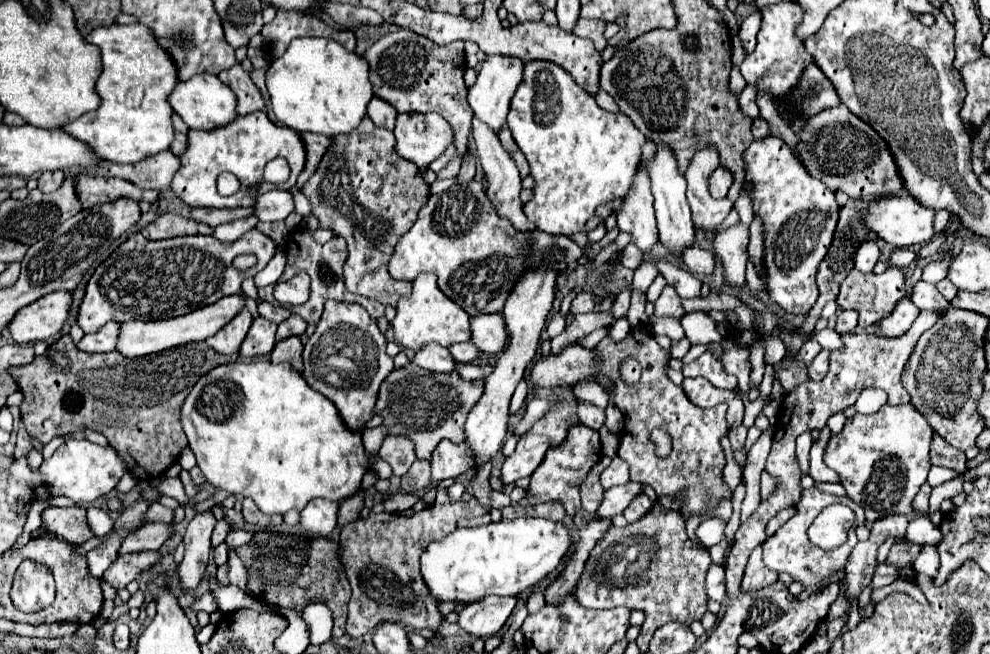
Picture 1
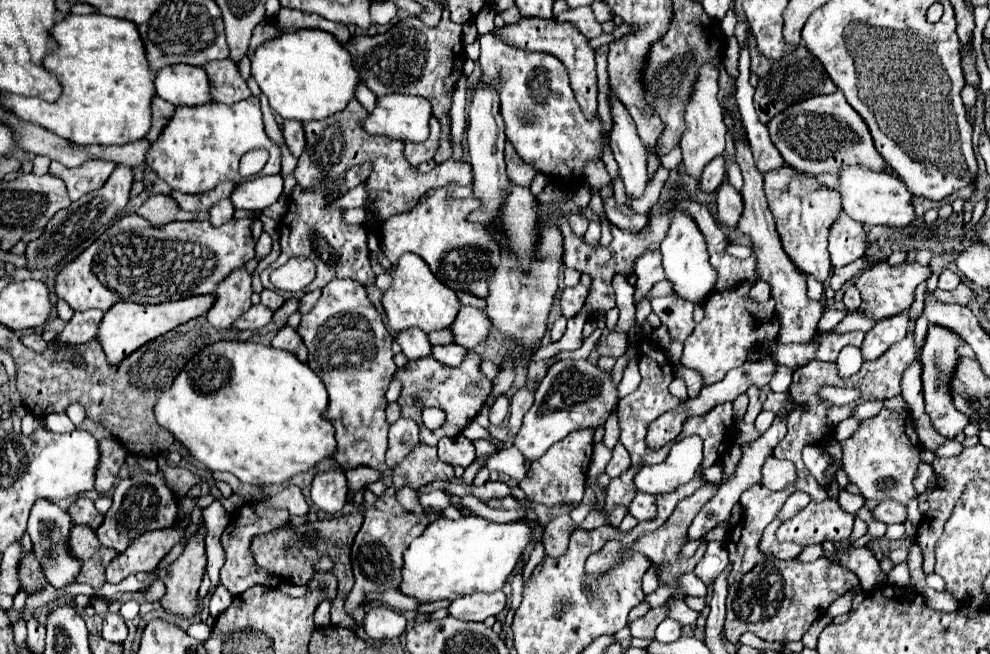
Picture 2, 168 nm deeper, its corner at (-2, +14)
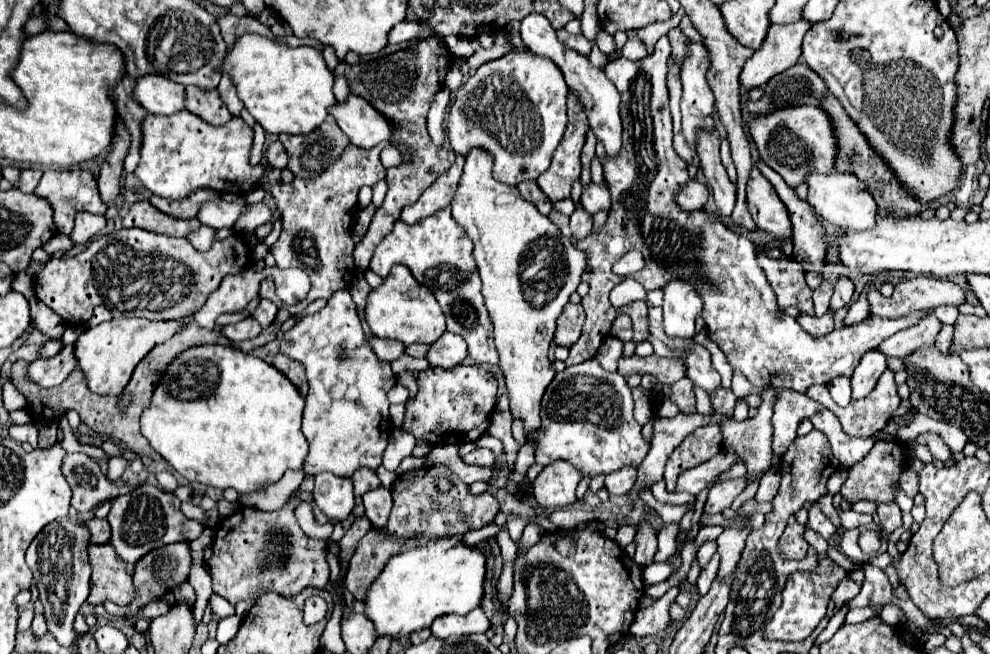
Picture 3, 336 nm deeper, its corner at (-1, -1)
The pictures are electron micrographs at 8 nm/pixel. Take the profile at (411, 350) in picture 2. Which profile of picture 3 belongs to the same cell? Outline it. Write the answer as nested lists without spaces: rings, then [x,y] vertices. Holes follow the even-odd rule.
[[[374,335],[368,337],[368,345],[372,347],[372,351],[378,355],[378,359],[382,361],[394,361],[400,355],[404,355],[404,343],[398,341],[390,341],[390,339],[378,339]]]

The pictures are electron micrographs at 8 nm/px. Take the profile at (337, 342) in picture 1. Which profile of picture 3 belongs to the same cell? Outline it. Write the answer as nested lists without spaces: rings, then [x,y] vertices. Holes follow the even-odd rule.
[[[336,291],[324,309],[296,321],[296,325],[284,333],[284,339],[280,341],[280,353],[304,365],[310,385],[302,419],[302,433],[308,439],[310,449],[304,459],[302,471],[310,475],[330,471],[340,477],[350,477],[358,467],[378,469],[388,443],[386,417],[390,415],[386,393],[394,387],[396,377],[390,369],[390,363],[380,361],[374,355],[374,351],[366,347],[366,335],[362,331],[362,321],[356,313],[356,305],[352,301],[350,291]]]

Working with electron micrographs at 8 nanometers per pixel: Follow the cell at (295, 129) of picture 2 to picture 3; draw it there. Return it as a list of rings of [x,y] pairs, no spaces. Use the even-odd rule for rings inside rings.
[[[278,141],[270,143],[270,147],[266,151],[266,165],[272,169],[284,169],[286,163],[288,163],[288,155],[286,155],[282,143],[278,143]]]

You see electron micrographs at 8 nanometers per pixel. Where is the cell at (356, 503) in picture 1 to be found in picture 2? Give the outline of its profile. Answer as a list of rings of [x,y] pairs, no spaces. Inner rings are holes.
[[[357,466],[357,468],[351,468],[351,470],[345,470],[345,476],[347,476],[347,486],[351,492],[361,492],[367,488],[367,484],[373,484],[381,478],[381,472],[377,470],[371,470],[367,466]]]

